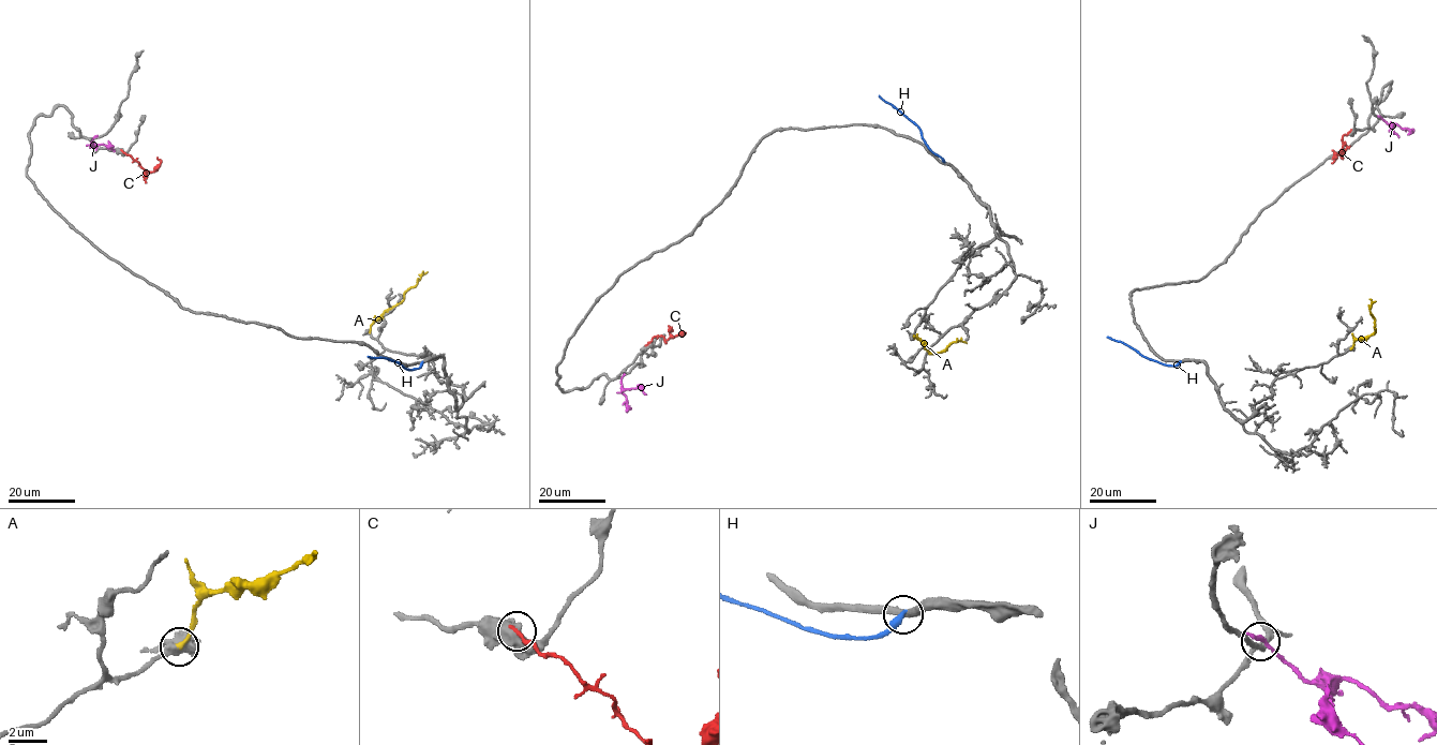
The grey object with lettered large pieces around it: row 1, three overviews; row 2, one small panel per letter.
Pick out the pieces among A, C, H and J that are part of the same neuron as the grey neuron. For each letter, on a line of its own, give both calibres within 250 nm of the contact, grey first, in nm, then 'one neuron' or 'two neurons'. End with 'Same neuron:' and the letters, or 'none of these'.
A: 480/240 nm | one neuron
C: 600/200 nm | two neurons
H: 400/380 nm | two neurons
J: 240/240 nm | two neurons
Same neuron: A

